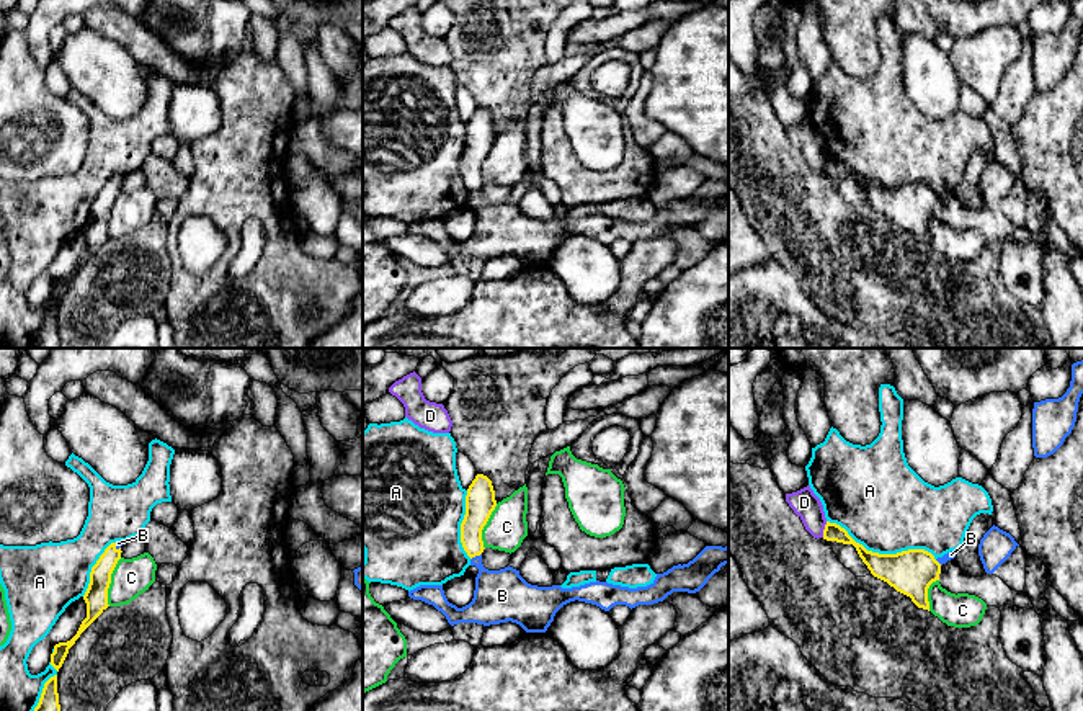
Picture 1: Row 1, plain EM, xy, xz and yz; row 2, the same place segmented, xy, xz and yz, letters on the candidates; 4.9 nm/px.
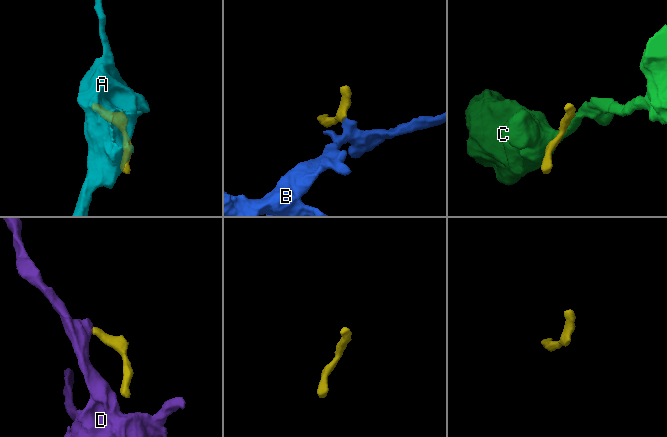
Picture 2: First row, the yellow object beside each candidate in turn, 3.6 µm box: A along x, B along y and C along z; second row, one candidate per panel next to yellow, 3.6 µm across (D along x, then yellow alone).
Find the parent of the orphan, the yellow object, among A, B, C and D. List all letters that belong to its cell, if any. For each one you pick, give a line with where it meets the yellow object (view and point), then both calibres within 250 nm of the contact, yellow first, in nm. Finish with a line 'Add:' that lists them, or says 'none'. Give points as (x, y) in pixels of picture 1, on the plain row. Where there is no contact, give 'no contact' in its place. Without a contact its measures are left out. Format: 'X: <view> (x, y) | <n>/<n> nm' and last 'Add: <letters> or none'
B: xz (476, 188) | 140/260 nm
Add: B

